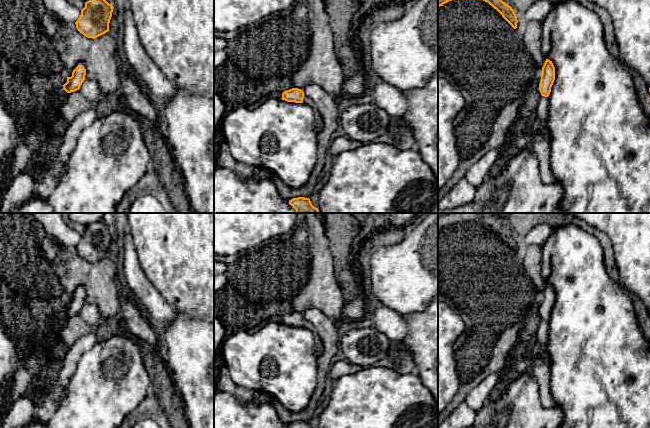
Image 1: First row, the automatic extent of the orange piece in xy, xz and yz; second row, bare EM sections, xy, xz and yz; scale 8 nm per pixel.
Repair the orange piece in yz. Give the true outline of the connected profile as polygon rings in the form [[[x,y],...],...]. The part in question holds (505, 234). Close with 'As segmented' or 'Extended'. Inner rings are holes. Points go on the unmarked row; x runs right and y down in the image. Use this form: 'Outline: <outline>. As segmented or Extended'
Outline: [[[447,213],[438,216],[438,231],[443,230],[449,225],[463,222],[477,222],[488,226],[514,253],[517,252],[518,244],[512,231],[503,226],[500,220],[491,215],[484,216],[479,213]]]. As segmented

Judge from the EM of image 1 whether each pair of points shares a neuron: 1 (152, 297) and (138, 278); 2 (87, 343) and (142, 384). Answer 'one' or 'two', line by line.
1: one
2: two

